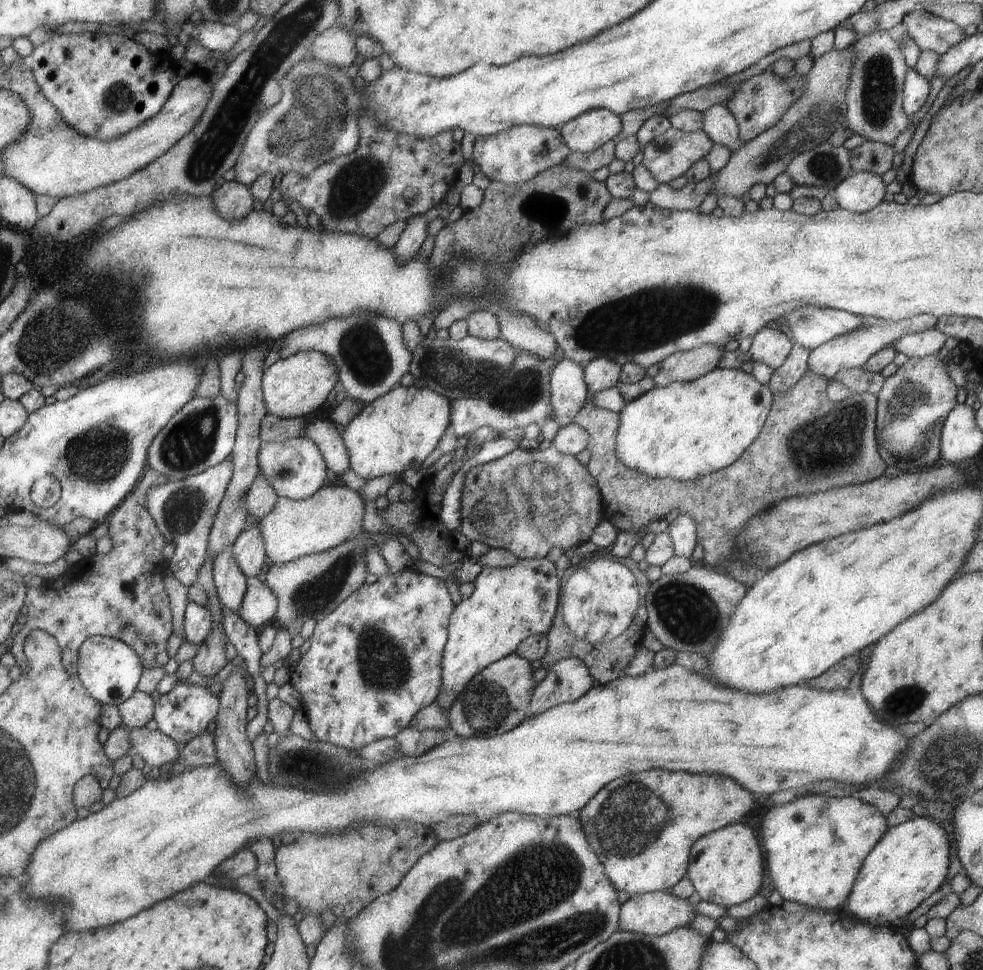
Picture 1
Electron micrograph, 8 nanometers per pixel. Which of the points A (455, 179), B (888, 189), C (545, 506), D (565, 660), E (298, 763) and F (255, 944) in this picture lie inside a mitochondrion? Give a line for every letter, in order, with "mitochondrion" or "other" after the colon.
A: other
B: other
C: mitochondrion
D: other
E: mitochondrion
F: other

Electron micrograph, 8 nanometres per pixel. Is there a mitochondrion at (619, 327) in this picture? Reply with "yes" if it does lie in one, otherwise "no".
yes

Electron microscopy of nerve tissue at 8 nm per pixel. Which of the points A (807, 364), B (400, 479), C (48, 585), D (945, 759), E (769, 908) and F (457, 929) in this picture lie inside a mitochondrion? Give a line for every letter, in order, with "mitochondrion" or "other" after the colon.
A: other
B: other
C: other
D: mitochondrion
E: other
F: mitochondrion

